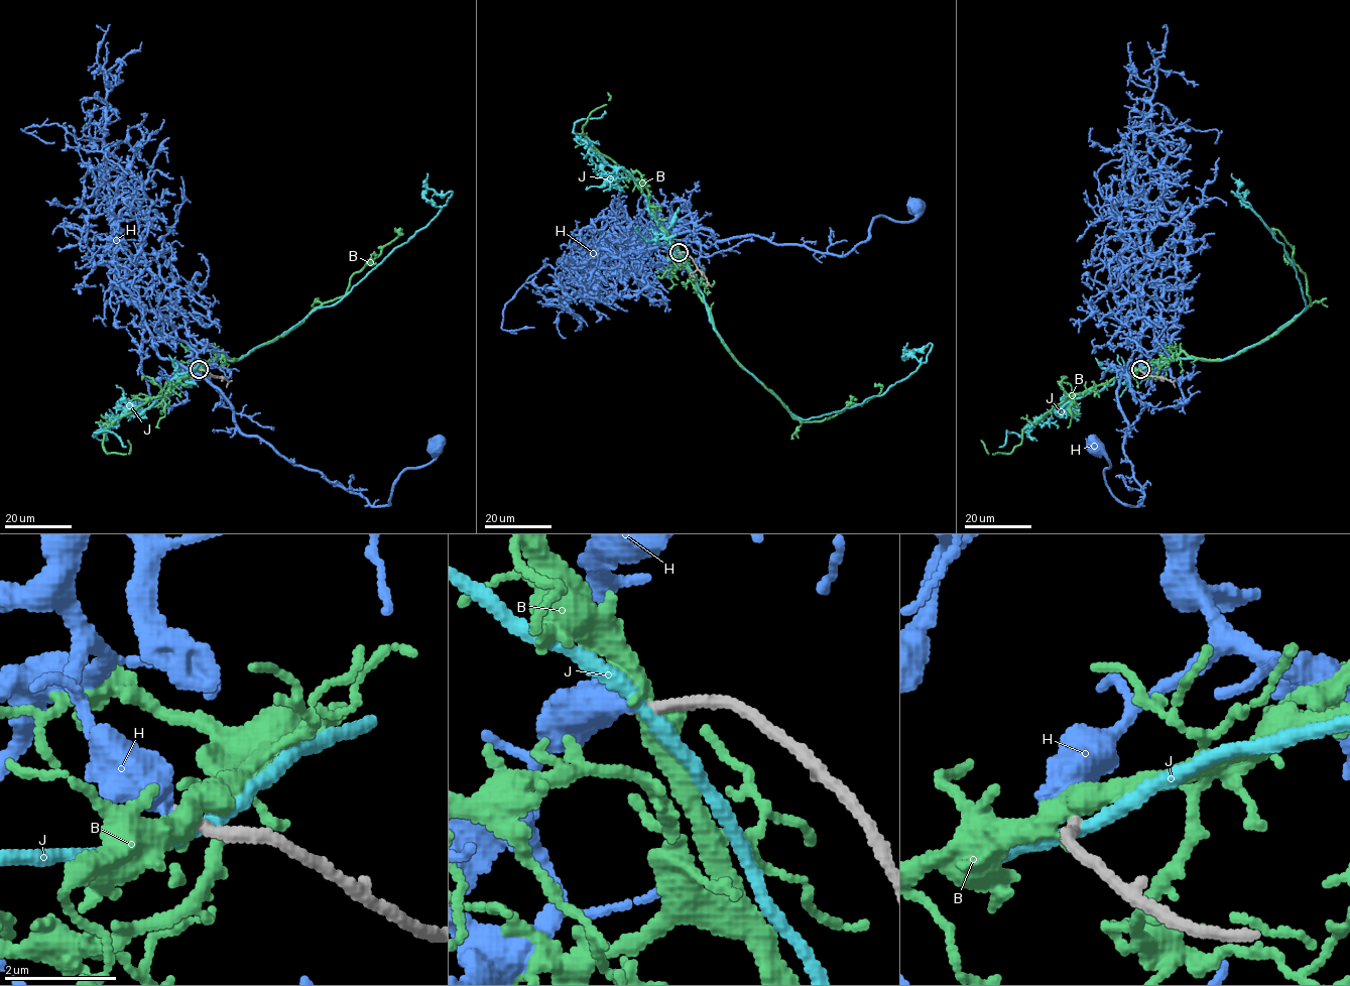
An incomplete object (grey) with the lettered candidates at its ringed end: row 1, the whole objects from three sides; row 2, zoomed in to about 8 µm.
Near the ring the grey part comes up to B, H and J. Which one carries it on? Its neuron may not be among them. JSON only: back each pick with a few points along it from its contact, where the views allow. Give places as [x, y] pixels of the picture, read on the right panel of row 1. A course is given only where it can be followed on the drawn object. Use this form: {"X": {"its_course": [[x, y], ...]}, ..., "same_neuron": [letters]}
{"H": {"its_course": [[1140, 369], [1147, 353], [1127, 338], [1140, 357], [1117, 402], [1138, 505], [1112, 494], [1095, 446]]}, "same_neuron": ["H"]}

